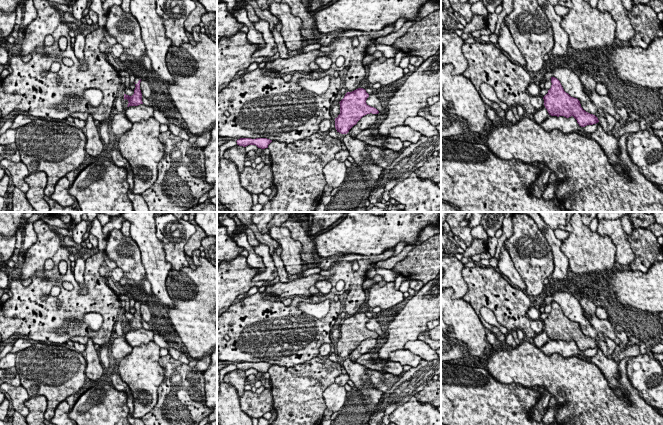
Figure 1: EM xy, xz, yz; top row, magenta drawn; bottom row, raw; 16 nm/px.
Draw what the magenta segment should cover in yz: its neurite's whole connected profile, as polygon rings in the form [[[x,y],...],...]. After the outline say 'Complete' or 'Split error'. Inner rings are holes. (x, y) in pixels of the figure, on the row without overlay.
[[[551,301],[551,307],[551,312],[543,321],[544,330],[549,339],[557,341],[564,340],[566,342],[573,340],[581,351],[599,346],[595,339],[586,336],[581,331],[580,325],[577,322],[571,321],[564,315],[557,302]]]. Complete

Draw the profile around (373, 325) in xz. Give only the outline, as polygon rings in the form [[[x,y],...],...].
[[[370,318],[366,324],[367,329],[376,332],[380,338],[387,338],[386,332],[381,329],[381,325],[376,318]]]

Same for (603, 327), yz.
[[[584,310],[583,314],[590,322],[591,326],[597,331],[600,340],[605,342],[604,336],[606,335],[611,340],[613,340],[617,346],[620,344],[620,340],[617,337],[618,331],[613,329],[612,324],[608,319],[600,319],[596,316],[596,314],[589,316]]]

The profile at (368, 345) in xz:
[[[367,338],[365,340],[363,340],[356,349],[354,349],[348,356],[348,358],[353,361],[356,362],[357,359],[366,353],[369,352],[373,352],[374,349],[376,349],[376,345],[377,345],[377,338]]]

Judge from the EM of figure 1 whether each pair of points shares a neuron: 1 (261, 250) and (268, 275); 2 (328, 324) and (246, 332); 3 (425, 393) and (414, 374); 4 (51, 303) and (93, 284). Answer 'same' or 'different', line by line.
1: same
2: same
3: different
4: same

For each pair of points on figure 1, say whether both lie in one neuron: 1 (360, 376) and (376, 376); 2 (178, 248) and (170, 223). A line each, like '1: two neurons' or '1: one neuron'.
1: two neurons
2: one neuron

